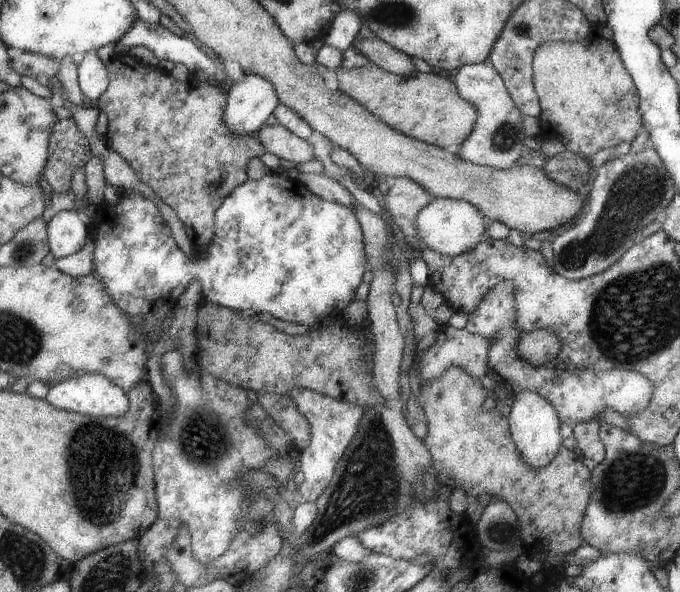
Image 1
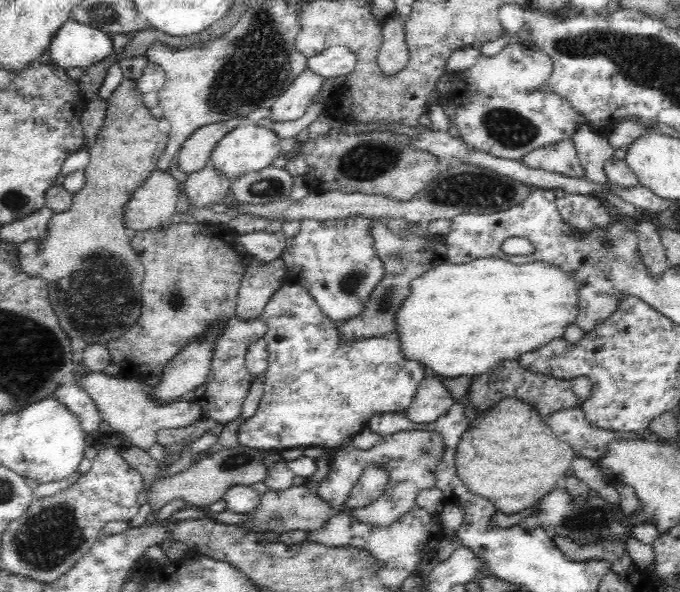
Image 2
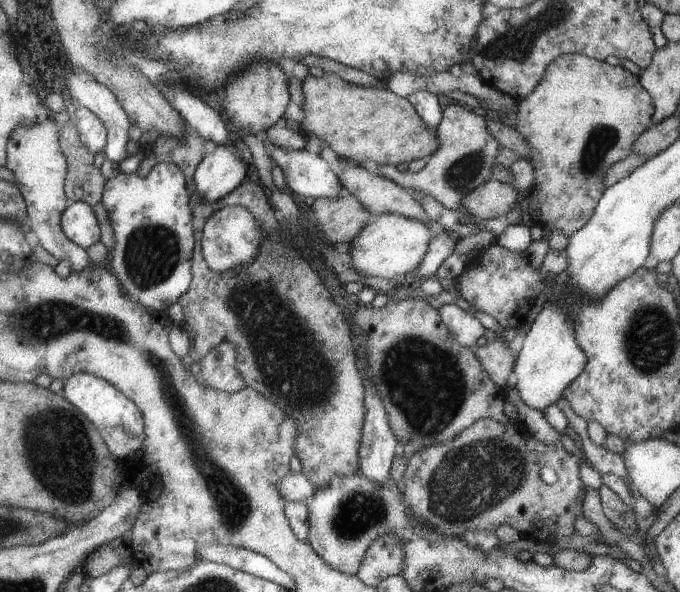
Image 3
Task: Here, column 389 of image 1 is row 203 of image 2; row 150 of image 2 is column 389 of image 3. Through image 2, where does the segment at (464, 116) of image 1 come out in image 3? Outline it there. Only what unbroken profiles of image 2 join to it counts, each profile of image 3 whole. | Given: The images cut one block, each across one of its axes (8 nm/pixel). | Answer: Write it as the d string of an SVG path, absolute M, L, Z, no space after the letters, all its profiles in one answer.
M307 74L302 80L301 111L304 116L297 125L300 133L306 138L318 138L321 146L329 148L337 157L353 164L363 166L365 162L375 161L377 165L395 165L410 163L413 160L430 156L438 151L439 140L435 136L436 128L427 128L419 118L413 106L406 98L395 96L388 89L363 88L340 80L337 76L315 78Z

